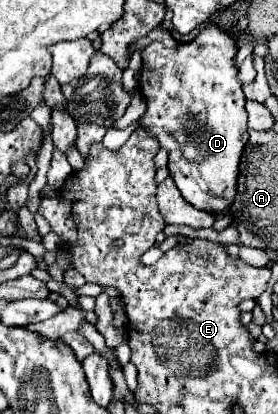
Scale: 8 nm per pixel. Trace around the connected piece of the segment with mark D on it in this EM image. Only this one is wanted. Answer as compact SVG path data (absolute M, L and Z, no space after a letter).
M208 25L192 43L166 49L160 41L142 53L140 93L148 105L140 123L168 149L170 177L192 207L226 213L236 197L238 165L248 141L246 99L236 79L236 43L218 25Z

